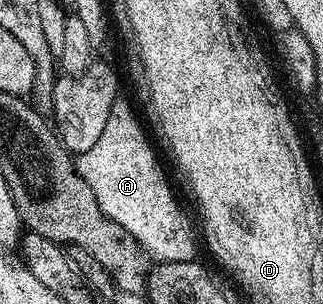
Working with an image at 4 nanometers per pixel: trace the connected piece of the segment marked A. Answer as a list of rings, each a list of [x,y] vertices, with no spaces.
[[[123,100],[116,101],[109,124],[105,124],[105,132],[101,132],[97,144],[93,144],[89,152],[78,155],[77,169],[85,184],[93,188],[101,212],[105,212],[109,220],[117,220],[156,263],[196,261],[191,222],[183,215],[171,191],[167,174],[159,167],[159,158],[142,124]]]

